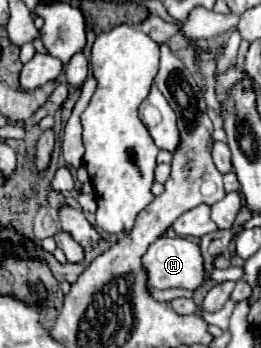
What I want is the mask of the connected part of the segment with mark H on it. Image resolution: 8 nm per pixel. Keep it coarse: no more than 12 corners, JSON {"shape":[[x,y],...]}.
{"shape":[[159,237],[143,255],[153,289],[199,289],[199,243]]}

